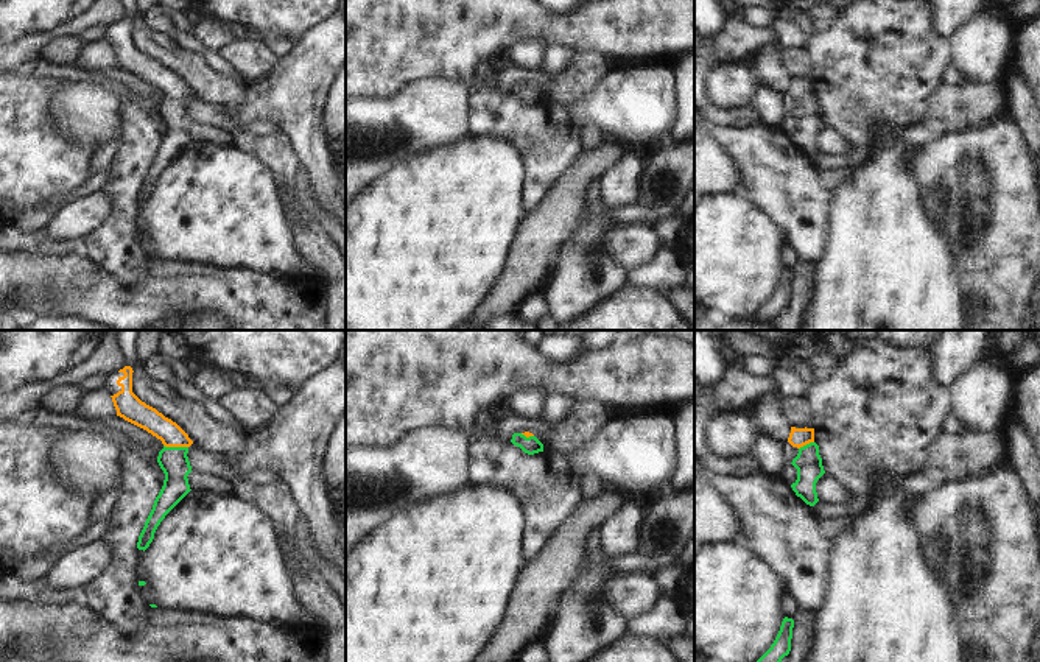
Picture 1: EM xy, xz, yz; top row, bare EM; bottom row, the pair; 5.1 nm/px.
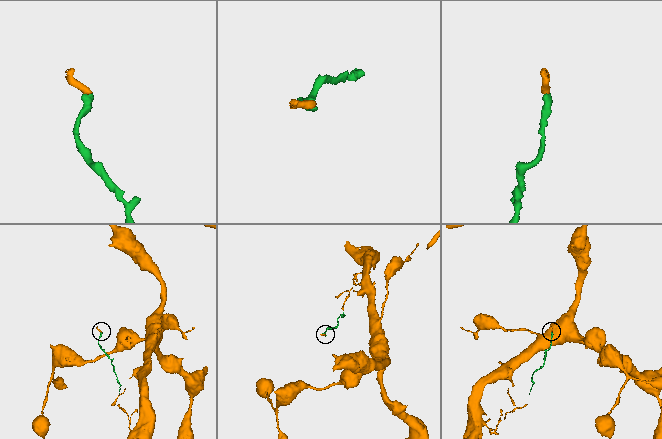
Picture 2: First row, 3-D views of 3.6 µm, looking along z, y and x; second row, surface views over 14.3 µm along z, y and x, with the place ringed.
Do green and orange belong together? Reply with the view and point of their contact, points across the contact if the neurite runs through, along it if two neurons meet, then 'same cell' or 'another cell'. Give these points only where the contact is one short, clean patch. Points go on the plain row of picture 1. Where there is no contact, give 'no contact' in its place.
xy (176, 98) | across xy (173, 112), (176, 98), (170, 84) | same cell

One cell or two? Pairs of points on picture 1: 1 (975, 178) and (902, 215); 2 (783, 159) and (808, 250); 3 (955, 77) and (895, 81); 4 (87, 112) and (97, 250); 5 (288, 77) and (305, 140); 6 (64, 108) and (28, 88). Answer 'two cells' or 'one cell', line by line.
1: two cells
2: one cell
3: two cells
4: two cells
5: one cell
6: two cells

